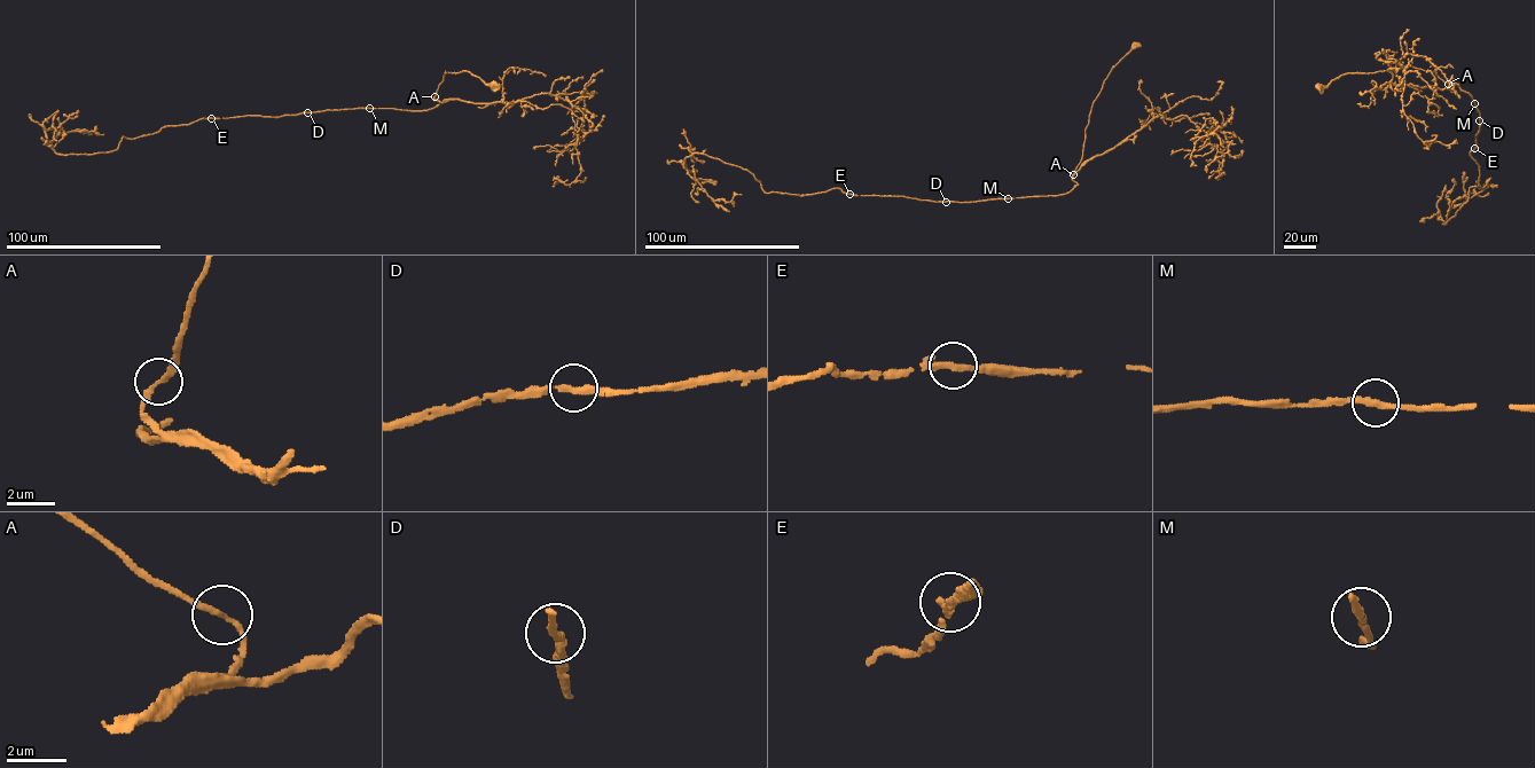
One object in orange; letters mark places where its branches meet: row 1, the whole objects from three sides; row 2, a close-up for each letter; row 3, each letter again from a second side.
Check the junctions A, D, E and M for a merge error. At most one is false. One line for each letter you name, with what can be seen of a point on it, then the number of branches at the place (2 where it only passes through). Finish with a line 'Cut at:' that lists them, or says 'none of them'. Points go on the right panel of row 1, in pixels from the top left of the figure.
Cut at: none of them

